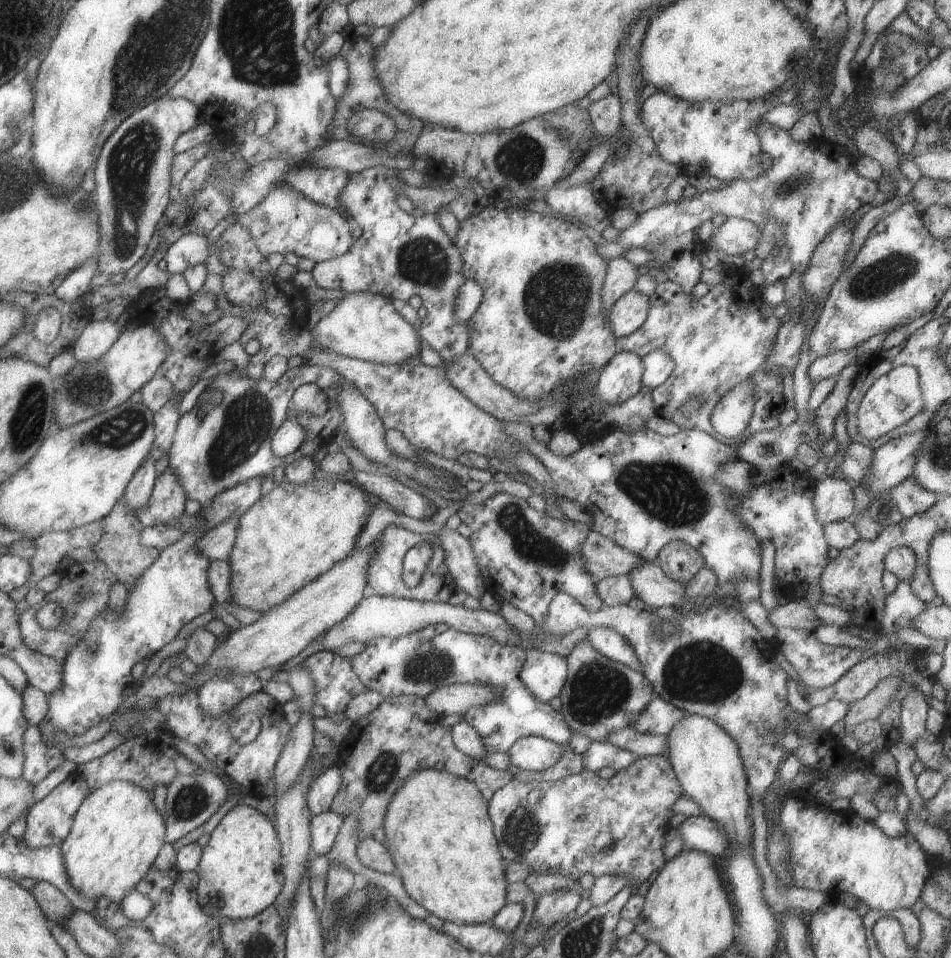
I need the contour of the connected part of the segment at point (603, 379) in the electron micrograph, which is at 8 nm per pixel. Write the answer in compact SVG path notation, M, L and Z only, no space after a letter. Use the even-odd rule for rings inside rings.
M619 351L602 367L594 384L602 403L615 404L634 398L642 387L643 363L634 352Z

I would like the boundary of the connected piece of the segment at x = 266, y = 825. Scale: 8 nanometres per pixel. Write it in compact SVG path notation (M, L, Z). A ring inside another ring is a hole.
M236 804L210 832L197 868L197 898L209 916L225 919L251 918L274 904L283 884L280 842L269 819L244 804Z

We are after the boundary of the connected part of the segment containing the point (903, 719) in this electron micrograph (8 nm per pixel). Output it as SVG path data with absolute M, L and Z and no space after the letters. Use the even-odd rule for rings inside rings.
M912 689L900 702L900 740L910 747L927 734L925 715L928 709L923 695Z

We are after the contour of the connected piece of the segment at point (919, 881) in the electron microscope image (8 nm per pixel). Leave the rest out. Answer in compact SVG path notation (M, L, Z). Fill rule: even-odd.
M799 798L783 800L778 822L790 848L790 875L795 887L831 895L848 892L867 905L869 910L883 913L893 909L910 909L920 898L922 886L929 874L927 853L911 834L891 838L885 836L872 821L861 818L851 810L832 811L823 806L813 808Z

